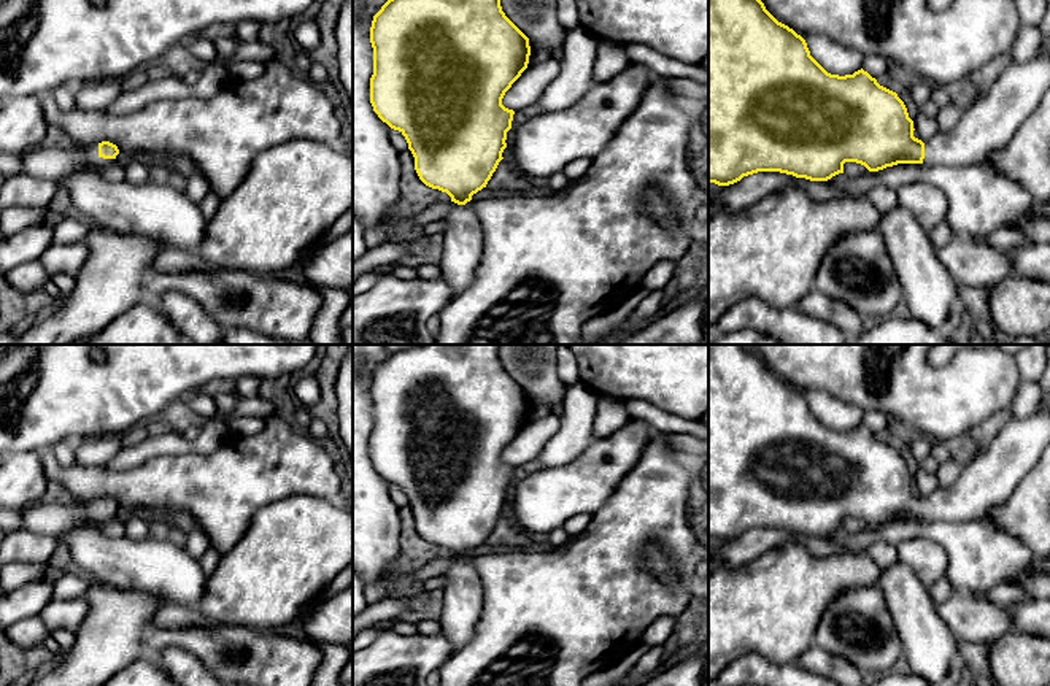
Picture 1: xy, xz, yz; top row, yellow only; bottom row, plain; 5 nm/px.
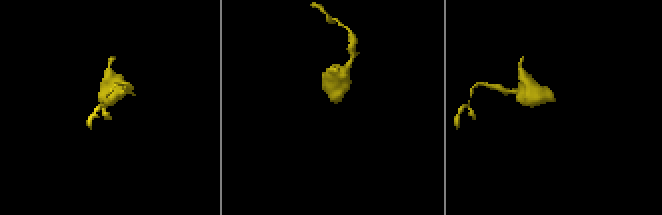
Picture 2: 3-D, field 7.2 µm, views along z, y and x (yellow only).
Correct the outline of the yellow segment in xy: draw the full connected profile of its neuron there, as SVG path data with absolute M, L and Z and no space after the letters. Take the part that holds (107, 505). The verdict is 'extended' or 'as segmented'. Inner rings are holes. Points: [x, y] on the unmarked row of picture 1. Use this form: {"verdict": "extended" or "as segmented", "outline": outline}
{"verdict": "extended", "outline": "M110 497L60 505L38 502L21 511L24 530L59 538L68 529L83 526L102 526L116 516L119 505Z"}

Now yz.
{"verdict": "extended", "outline": "M708 345L708 538L729 541L758 527L780 527L810 537L828 537L843 529L845 518L878 527L898 519L953 522L982 518L1002 505L1020 481L1037 465L1050 443L1050 403L1025 419L1010 419L986 451L950 488L923 499L913 492L913 476L896 448L880 441L863 424L853 430L831 430L812 411L805 395L778 378L747 345Z"}

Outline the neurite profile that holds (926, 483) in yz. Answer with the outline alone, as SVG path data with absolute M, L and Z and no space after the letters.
M918 468L913 475L913 484L917 486L918 495L923 499L929 497L939 489L937 476L925 472L923 468Z

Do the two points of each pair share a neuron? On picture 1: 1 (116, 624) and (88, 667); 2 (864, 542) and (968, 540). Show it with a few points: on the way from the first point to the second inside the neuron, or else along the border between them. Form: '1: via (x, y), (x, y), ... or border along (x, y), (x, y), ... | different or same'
1: via (111, 635), (96, 656) | same
2: via (890, 532), (901, 529), (942, 532) | same

